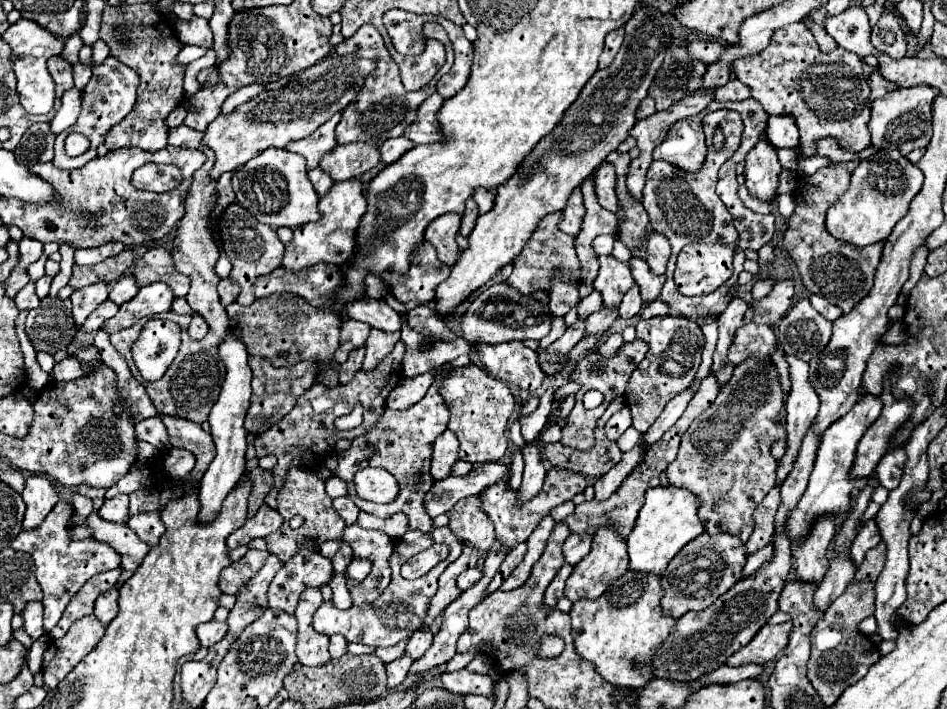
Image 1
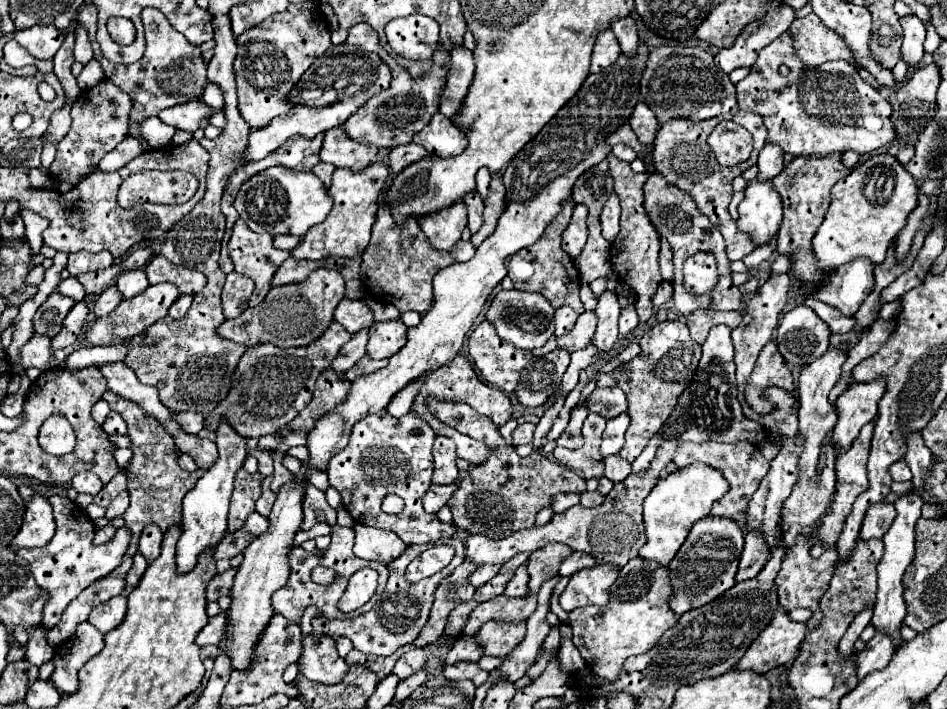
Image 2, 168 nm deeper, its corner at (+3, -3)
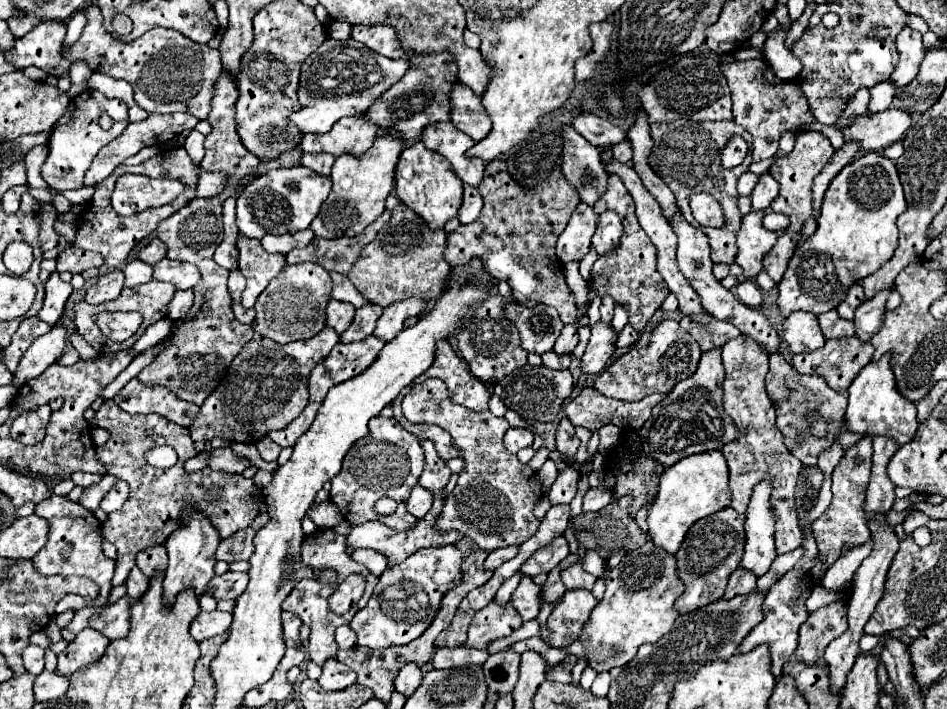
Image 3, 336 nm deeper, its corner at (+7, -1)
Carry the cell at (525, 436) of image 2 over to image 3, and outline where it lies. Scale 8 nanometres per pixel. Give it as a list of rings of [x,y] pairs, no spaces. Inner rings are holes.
[[[522,427],[508,429],[504,435],[504,445],[510,453],[518,453],[524,447],[532,447],[532,443],[534,443],[534,433]]]

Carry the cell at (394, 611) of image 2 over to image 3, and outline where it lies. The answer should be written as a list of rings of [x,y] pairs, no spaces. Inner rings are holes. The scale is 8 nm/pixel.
[[[428,547],[416,551],[406,561],[390,567],[378,579],[374,593],[364,609],[360,609],[350,627],[356,629],[358,645],[370,649],[384,649],[392,645],[406,645],[418,639],[432,623],[440,609],[444,593],[462,581],[462,553],[458,547]]]

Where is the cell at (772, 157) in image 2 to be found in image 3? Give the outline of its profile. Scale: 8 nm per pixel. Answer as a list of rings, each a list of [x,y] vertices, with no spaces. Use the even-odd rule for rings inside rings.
[[[770,173],[760,175],[760,181],[752,191],[752,211],[770,209],[770,205],[776,197],[778,197],[778,183],[772,179]]]

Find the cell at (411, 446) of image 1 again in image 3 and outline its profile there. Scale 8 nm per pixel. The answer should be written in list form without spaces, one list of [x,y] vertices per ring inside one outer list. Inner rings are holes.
[[[382,415],[374,417],[368,427],[370,427],[370,433],[350,447],[348,455],[344,457],[340,475],[332,479],[330,501],[340,509],[340,513],[350,525],[378,521],[394,531],[406,531],[418,523],[418,519],[406,511],[406,499],[412,487],[418,483],[420,471],[424,469],[424,463],[422,463],[424,451],[420,447],[420,439],[408,433],[394,419],[386,419]],[[380,497],[392,497],[398,503],[396,513],[376,515],[372,511],[372,503],[376,503],[376,499]]]

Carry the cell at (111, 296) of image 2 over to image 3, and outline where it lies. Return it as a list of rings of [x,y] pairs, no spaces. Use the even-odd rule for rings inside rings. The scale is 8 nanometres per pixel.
[[[120,269],[106,273],[102,277],[98,277],[98,281],[94,281],[88,291],[86,291],[86,301],[92,305],[100,305],[104,301],[112,301],[120,295],[124,287],[124,273]]]

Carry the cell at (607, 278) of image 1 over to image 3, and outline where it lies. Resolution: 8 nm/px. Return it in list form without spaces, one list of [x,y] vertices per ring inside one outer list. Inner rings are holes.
[[[596,323],[596,327],[592,327],[592,335],[588,341],[588,347],[580,359],[580,371],[584,375],[600,375],[608,361],[614,355],[614,329],[608,327],[606,323]]]

